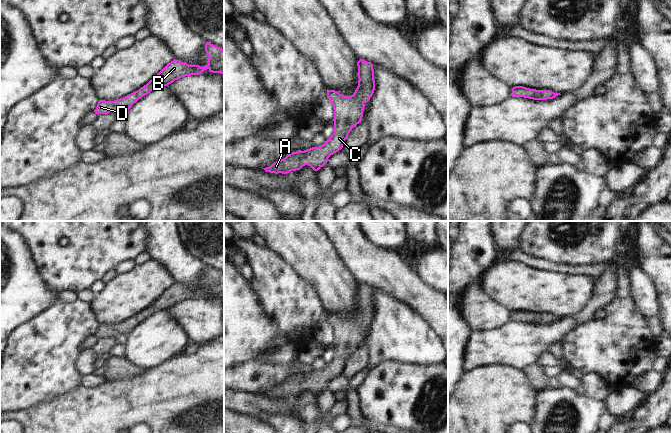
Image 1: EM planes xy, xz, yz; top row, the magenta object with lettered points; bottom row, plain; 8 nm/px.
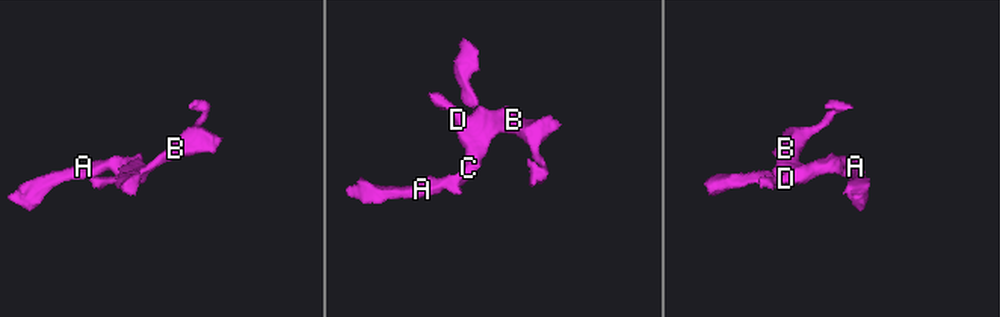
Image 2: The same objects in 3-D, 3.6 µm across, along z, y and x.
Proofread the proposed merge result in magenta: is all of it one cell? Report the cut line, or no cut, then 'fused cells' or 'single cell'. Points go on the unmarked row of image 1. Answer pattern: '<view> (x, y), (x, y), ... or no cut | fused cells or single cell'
no cut | single cell

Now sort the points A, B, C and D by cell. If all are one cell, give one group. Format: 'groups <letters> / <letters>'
groups A B C D

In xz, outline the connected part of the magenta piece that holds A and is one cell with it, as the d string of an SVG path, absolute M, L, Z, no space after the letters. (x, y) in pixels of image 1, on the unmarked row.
M360 283L357 290L359 304L353 319L343 320L335 314L327 313L327 321L334 332L334 357L326 367L319 371L287 378L284 383L262 393L270 397L287 398L308 389L314 395L318 395L327 387L331 379L343 372L352 352L361 347L365 328L370 324L375 314L373 288Z

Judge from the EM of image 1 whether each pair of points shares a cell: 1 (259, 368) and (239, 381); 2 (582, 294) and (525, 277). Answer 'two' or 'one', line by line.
1: one
2: one

